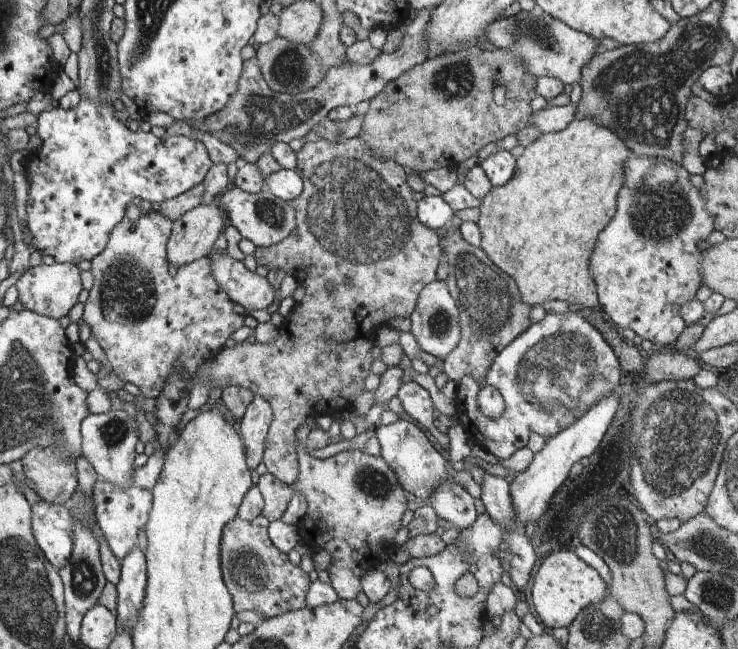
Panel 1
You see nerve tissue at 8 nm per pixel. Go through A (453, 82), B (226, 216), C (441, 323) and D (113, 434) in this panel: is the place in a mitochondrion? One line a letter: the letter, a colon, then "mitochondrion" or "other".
A: mitochondrion
B: other
C: mitochondrion
D: mitochondrion

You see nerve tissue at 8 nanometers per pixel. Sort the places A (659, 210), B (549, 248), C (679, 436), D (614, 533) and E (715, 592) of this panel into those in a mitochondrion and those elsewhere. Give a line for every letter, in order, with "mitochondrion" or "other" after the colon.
A: mitochondrion
B: other
C: mitochondrion
D: mitochondrion
E: mitochondrion

